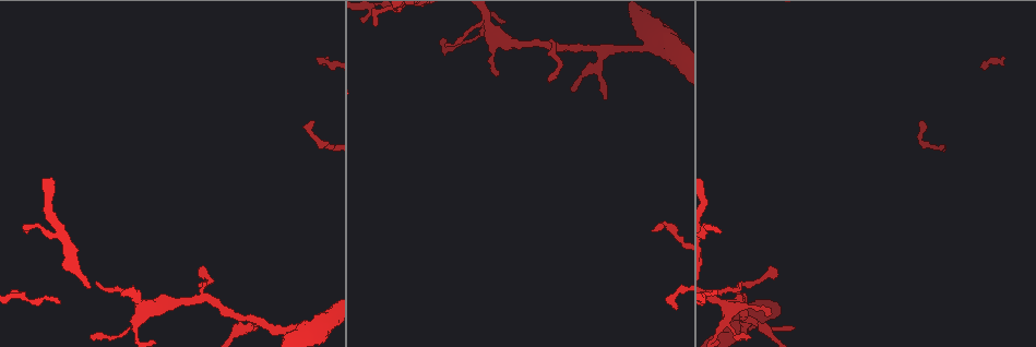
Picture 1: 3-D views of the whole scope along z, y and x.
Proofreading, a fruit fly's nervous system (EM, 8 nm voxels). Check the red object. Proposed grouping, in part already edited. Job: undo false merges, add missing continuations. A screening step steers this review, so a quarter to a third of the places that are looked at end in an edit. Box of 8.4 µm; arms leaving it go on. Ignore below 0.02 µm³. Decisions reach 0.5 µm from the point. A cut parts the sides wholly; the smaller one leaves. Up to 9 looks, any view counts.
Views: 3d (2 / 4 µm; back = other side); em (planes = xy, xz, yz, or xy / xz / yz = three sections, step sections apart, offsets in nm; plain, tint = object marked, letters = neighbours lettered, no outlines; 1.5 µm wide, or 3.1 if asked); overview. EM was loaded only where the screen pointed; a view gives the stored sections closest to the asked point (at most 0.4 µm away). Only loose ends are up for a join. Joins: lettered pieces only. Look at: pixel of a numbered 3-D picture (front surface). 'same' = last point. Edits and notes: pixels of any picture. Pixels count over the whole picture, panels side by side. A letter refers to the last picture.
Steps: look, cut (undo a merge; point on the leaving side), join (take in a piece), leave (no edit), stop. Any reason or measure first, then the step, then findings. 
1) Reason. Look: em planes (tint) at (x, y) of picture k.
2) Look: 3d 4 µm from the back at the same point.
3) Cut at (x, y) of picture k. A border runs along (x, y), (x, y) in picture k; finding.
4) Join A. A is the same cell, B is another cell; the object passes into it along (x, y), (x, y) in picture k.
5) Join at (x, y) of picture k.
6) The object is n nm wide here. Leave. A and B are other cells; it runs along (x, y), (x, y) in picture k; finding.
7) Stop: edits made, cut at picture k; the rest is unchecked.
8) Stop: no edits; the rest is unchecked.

An open end. Look: 3d 2 µm at (377, 24) of picture 1.

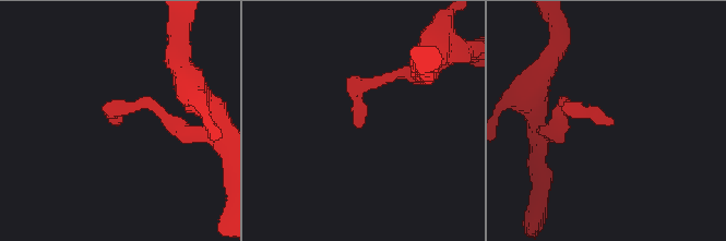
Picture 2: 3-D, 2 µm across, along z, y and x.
Look: em 3.1 µm planes (letters) at (118, 121) of picture 2.

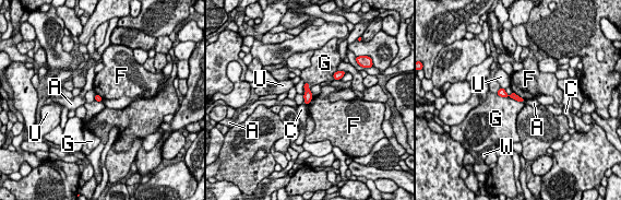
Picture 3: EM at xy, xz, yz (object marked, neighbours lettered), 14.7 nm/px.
Leave. A, C, F, G, U and W are other cells; a border runs along (512, 91), (525, 100) in picture 3; no lettered piece goes on from it.

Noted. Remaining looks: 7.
Branch stops here. Look: 3d 2 µm at (492, 70) of picture 1.

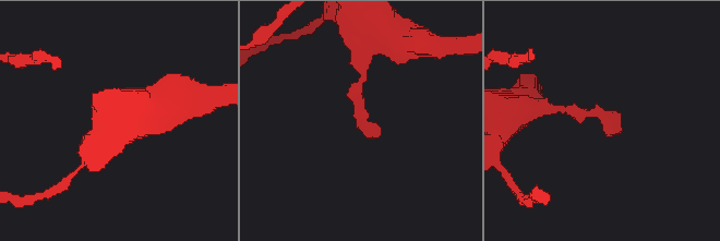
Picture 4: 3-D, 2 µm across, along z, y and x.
Shape alone is not enough. Look: em planes (letters) at (362, 129) of picture 4.

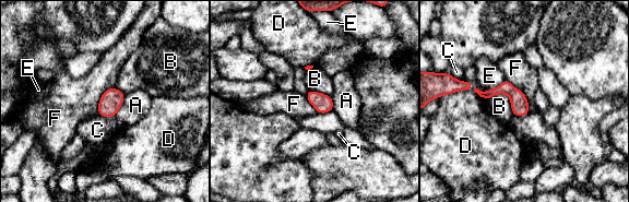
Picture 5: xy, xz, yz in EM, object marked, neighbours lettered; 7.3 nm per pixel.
Leave. A, B, C, D, E and F are other cells; no lettered piece goes on from it.

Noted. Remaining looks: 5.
Three-way junction. Look: 3d 4 µm at (745, 322) of picture 1.

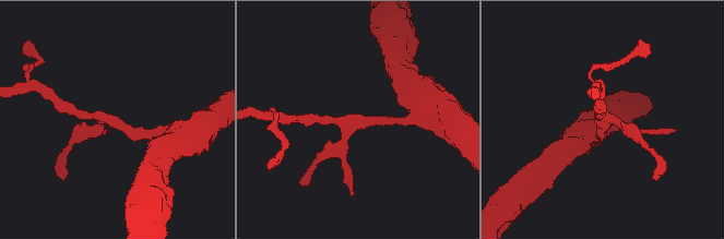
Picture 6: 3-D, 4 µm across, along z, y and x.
3 arms meet here; the arms are 170, 190, 220 nm wide; need the tissue. Look: em planes (tint) at (603, 121) of picture 6.

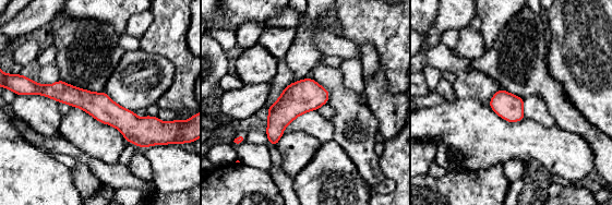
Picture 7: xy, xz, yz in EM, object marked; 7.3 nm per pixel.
See the neighbours. Look: em planes (letters) at the same point.

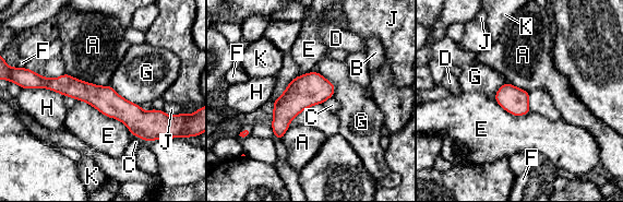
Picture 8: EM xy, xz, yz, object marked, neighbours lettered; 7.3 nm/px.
The longest contact is with E, 480 nm. Leave. A, B, C, D, E, F, G, H, J and K are other cells; all the same neuron.

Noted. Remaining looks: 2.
Stop: no edits; the rest is unchecked.

